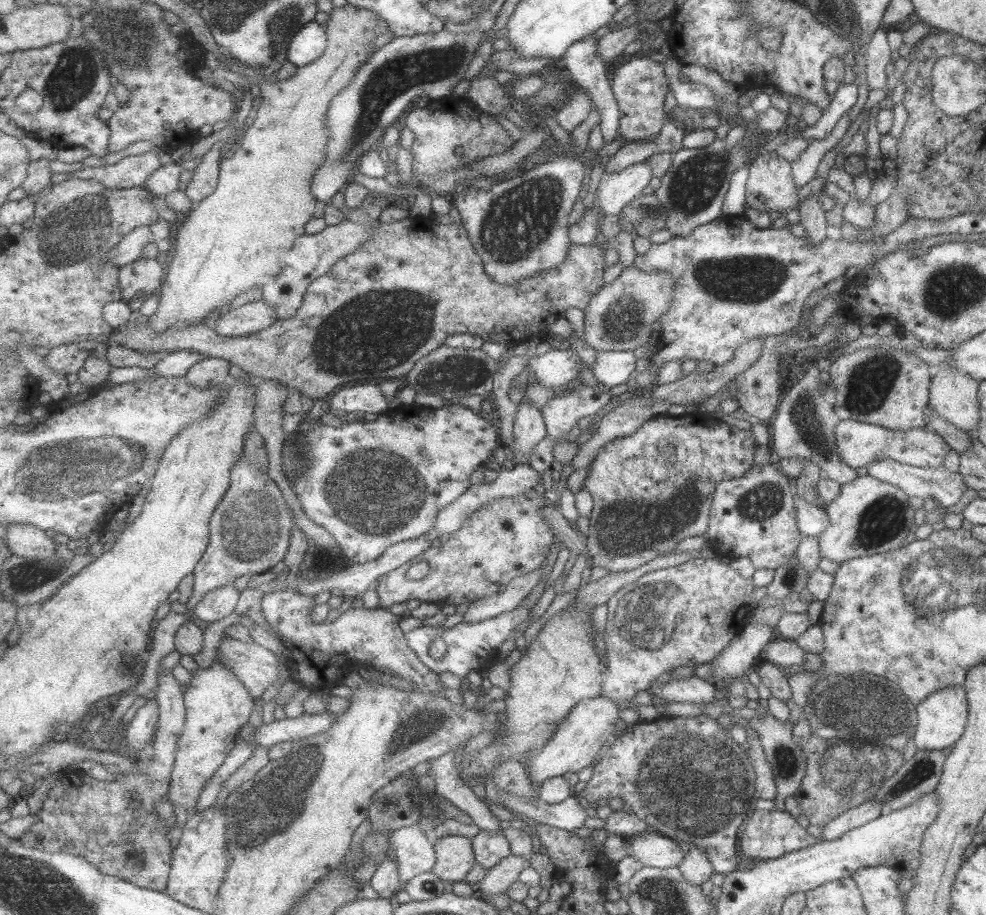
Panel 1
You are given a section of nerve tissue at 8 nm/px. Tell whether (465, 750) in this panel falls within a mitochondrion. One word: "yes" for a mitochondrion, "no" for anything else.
no

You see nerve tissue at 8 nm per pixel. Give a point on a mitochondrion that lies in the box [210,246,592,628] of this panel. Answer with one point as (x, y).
(376, 493)

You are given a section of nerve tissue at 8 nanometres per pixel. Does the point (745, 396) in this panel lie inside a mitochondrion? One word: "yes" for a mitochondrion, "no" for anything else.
no

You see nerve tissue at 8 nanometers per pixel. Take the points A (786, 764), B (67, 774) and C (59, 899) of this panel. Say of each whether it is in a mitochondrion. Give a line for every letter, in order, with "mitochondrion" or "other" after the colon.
A: other
B: other
C: mitochondrion

